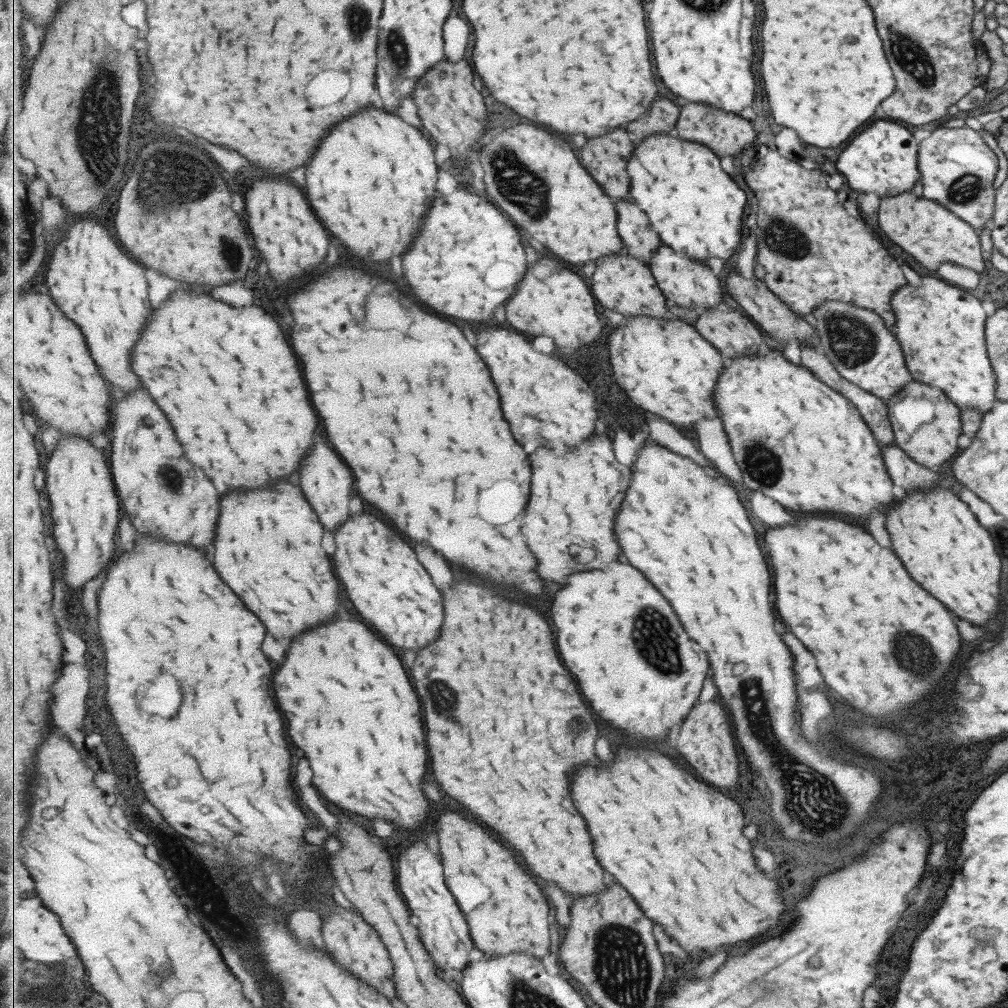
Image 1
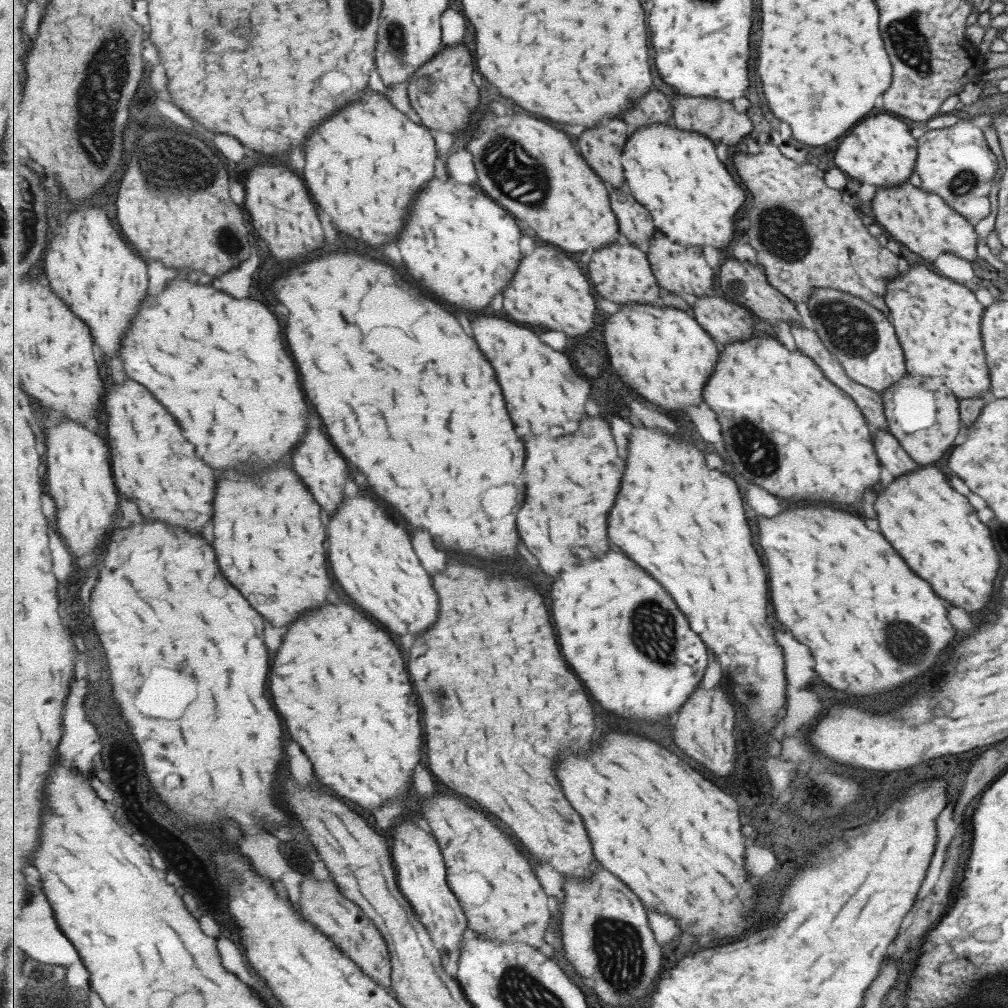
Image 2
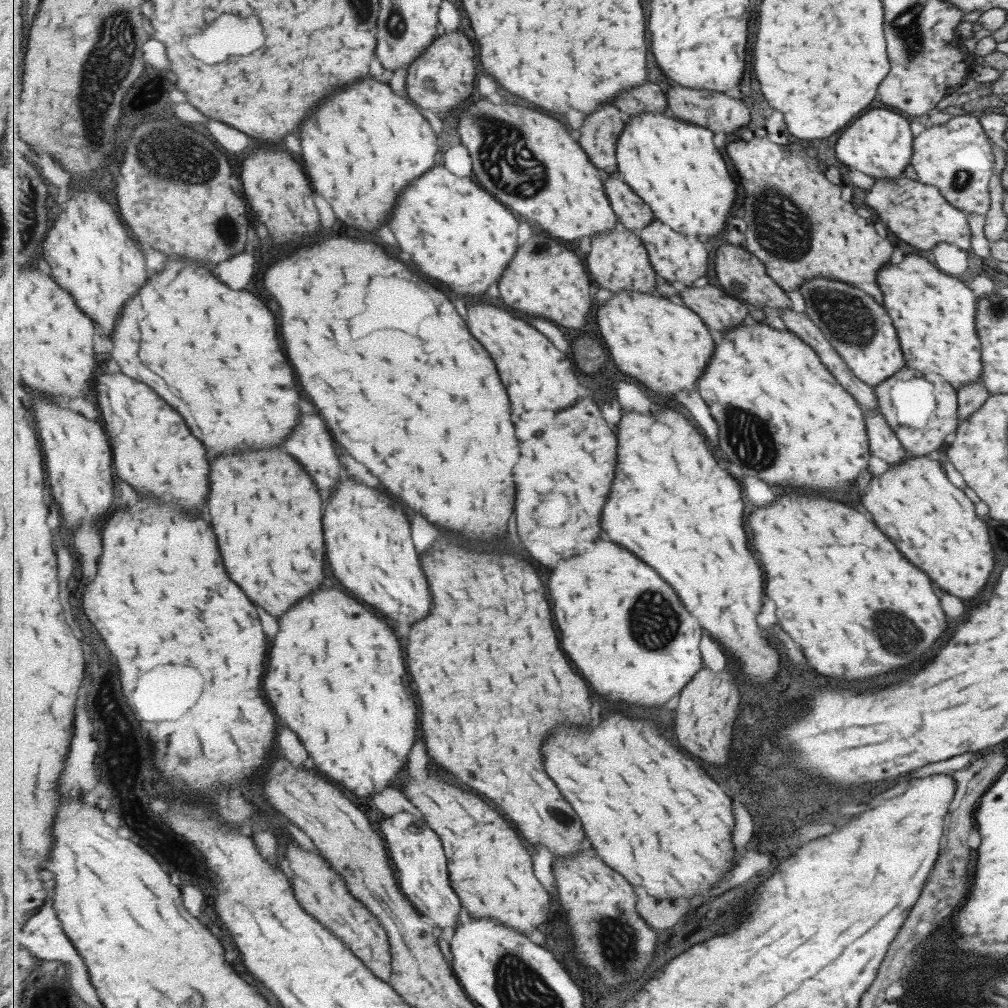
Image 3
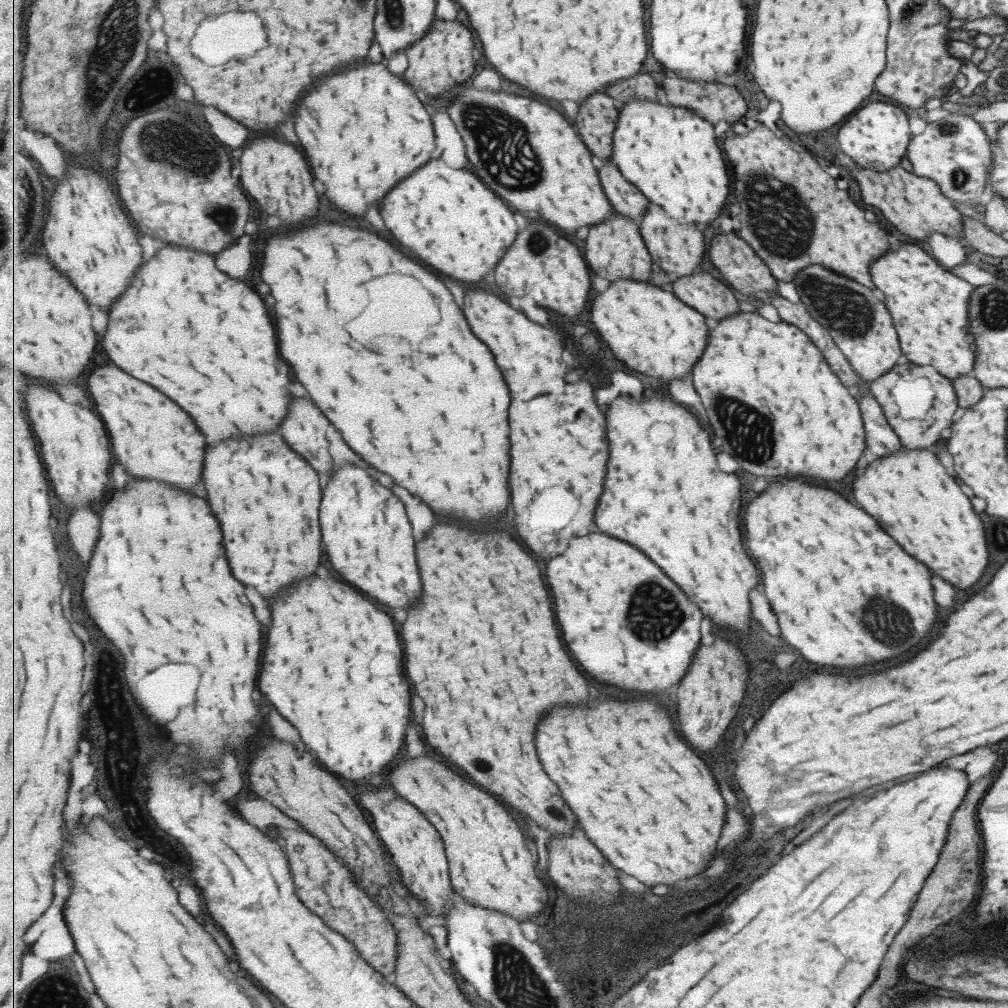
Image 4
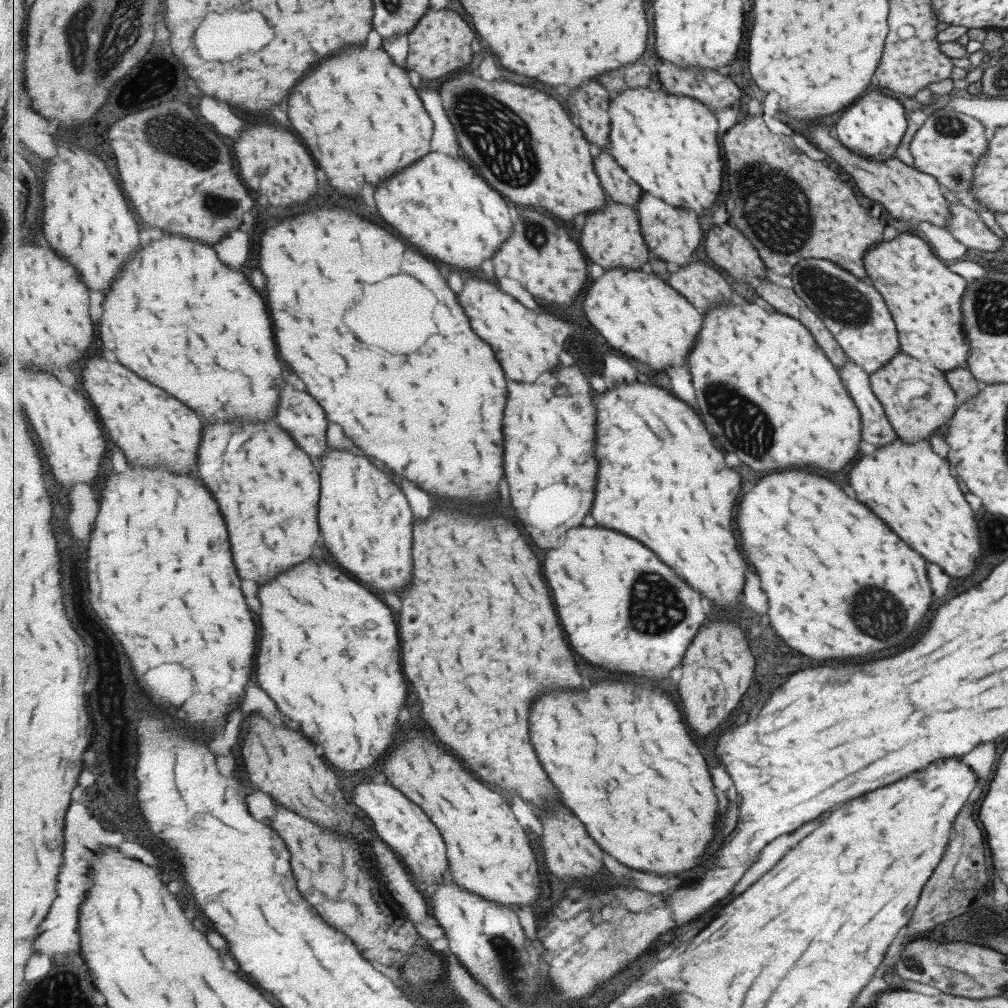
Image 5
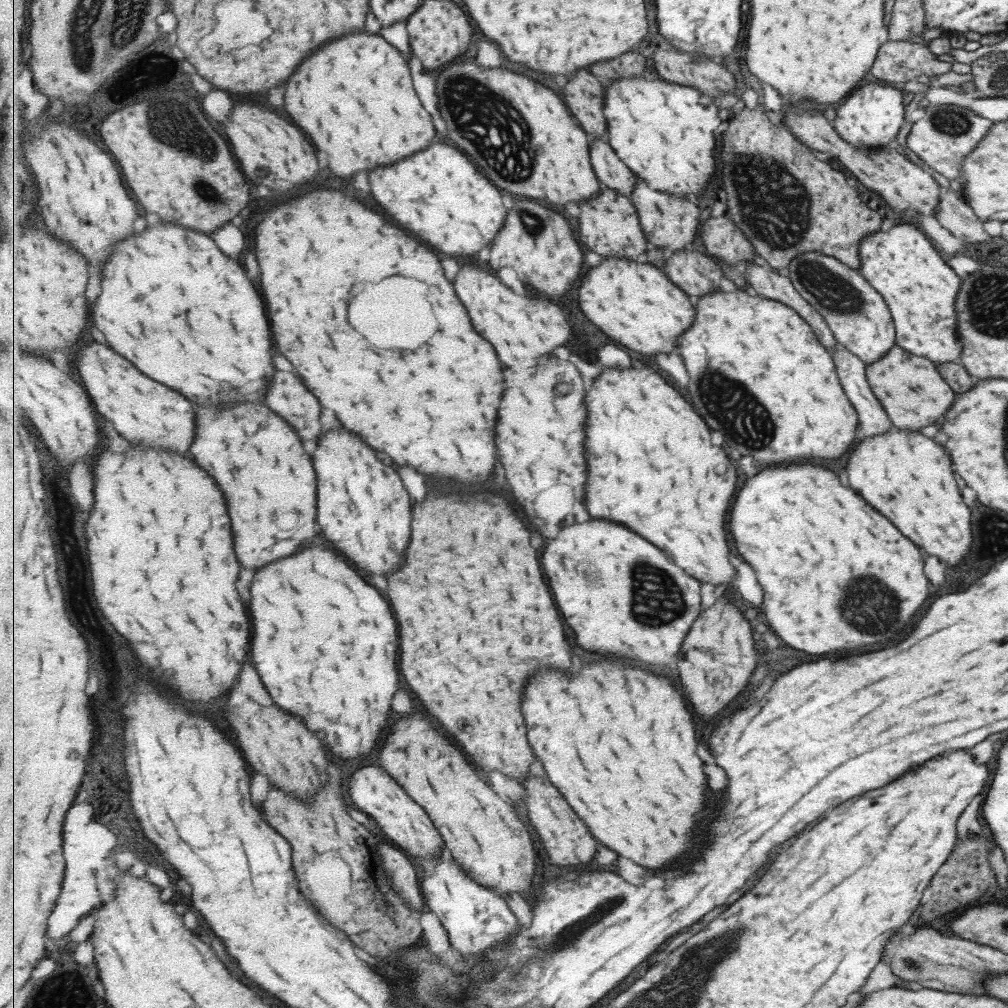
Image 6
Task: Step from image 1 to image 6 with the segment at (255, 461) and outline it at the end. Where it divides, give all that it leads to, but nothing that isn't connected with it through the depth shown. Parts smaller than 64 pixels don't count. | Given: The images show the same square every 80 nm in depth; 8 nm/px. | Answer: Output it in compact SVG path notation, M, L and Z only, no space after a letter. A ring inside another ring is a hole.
M161 224L157 228L149 228L143 234L137 234L133 240L120 242L116 244L114 252L111 252L108 258L107 266L101 271L101 286L103 286L103 294L101 298L97 298L92 307L93 322L97 324L105 336L107 342L111 344L111 348L130 360L137 368L147 372L147 376L151 376L153 380L165 382L169 388L175 388L177 392L183 392L183 396L187 396L191 402L197 404L215 404L215 398L237 398L237 402L219 402L219 404L243 404L243 402L265 402L267 398L267 390L271 386L273 374L275 374L275 364L273 364L273 336L271 336L271 326L269 326L269 318L265 312L265 304L257 292L257 288L253 286L253 282L247 278L245 268L231 260L227 254L223 254L217 244L213 242L213 238L205 232L199 232L191 228L183 228L183 226L175 226L175 224Z

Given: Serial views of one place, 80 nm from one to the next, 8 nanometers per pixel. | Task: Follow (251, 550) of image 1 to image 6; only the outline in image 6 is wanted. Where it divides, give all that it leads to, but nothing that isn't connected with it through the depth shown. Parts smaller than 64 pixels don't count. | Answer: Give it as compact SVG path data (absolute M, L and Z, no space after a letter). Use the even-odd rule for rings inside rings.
M253 404L253 408L249 406L241 406L241 410L201 410L199 412L199 420L197 420L197 438L195 438L195 448L191 448L193 456L199 460L199 464L203 464L203 468L207 468L207 472L211 472L211 476L215 476L215 480L219 480L223 492L227 492L227 504L231 504L231 520L235 520L235 548L239 552L239 560L243 560L245 568L265 568L271 562L277 562L281 558L287 558L303 548L309 548L315 538L317 538L317 472L313 468L313 460L307 454L301 438L295 434L293 426L289 426L281 416L277 416L275 412L271 412L265 404Z

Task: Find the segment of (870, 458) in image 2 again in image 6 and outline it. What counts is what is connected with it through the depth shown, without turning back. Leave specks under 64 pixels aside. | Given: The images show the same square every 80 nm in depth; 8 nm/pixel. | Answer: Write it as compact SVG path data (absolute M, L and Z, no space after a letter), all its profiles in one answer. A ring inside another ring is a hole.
M736 289L731 293L714 290L705 296L702 296L696 305L697 320L693 323L693 328L680 338L679 351L685 358L689 376L691 376L691 384L689 384L689 392L691 392L691 400L695 404L695 408L699 408L699 412L703 412L703 418L707 420L707 424L711 424L711 428L723 432L727 444L731 448L741 450L741 454L753 456L759 464L771 466L771 464L783 464L783 462L799 462L799 460L837 460L839 454L843 456L855 439L855 427L858 425L858 416L851 403L847 400L842 386L838 381L831 356L826 347L817 339L813 329L805 320L798 315L789 305L783 304L782 301L771 300L770 297L757 293L755 296L749 296L743 289Z

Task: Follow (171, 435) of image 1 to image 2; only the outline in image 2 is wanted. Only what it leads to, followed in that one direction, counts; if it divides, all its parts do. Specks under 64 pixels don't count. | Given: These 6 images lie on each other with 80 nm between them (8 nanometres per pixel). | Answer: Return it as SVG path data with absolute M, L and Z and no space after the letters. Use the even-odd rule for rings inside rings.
M133 379L123 382L117 390L111 390L109 396L107 396L107 406L104 406L106 414L108 416L108 444L110 445L111 461L113 466L113 472L115 477L115 483L118 488L118 492L122 492L123 496L127 496L131 502L135 502L143 514L145 520L163 520L167 524L175 524L175 526L183 526L191 532L203 532L203 528L209 524L209 520L213 518L213 502L215 502L215 488L217 488L217 478L215 478L215 472L201 460L197 458L195 454L195 446L189 444L185 438L183 438L183 430L181 430L181 424L177 424L177 420L171 416L171 412L164 404L159 404L157 398L139 382L135 382Z

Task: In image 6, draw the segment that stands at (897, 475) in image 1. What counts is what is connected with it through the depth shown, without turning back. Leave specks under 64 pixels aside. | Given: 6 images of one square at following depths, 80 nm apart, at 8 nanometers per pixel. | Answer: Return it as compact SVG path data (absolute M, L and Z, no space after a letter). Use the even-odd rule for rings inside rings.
M838 343L832 355L838 381L857 413L861 438L883 434L890 430L892 424L867 384L864 362Z

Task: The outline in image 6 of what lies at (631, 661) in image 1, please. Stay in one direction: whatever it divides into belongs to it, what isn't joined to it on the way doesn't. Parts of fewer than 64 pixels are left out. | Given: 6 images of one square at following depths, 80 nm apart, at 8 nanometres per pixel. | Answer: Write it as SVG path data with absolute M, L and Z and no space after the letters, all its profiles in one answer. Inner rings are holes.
M591 520L563 528L559 538L547 546L543 566L547 568L547 578L559 600L559 608L563 608L567 624L577 634L579 646L599 651L599 656L625 658L661 670L677 658L689 630L703 611L701 582L685 574L655 544L612 520Z

